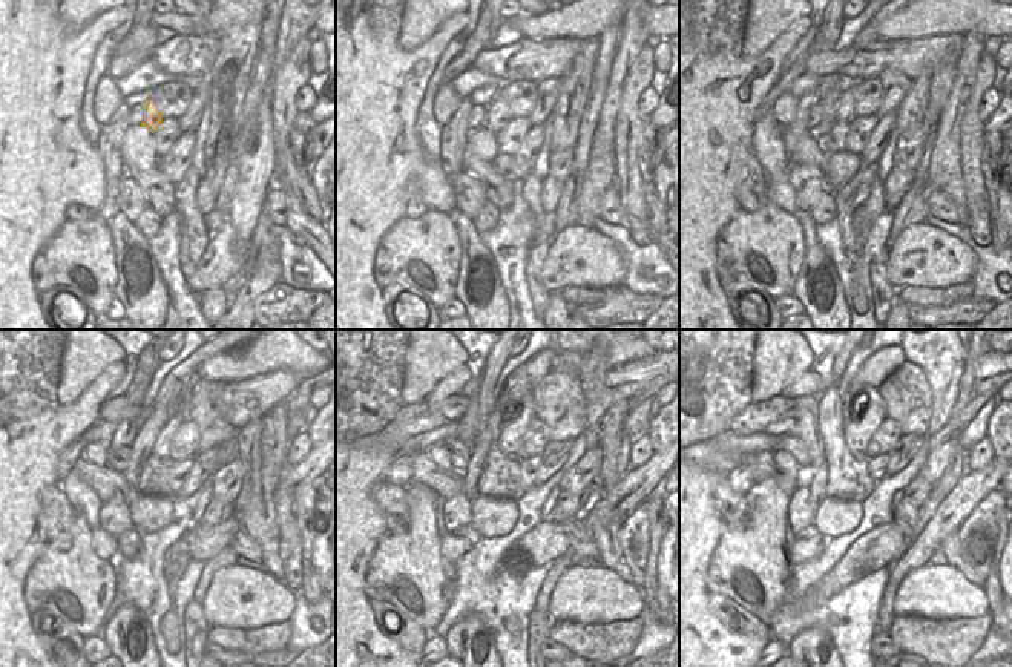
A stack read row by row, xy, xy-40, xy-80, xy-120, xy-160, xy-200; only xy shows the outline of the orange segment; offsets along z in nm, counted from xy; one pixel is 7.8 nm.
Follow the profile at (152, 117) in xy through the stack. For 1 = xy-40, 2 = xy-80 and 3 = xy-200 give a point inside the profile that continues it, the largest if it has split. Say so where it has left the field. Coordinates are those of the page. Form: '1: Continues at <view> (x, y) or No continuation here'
1: Continues at xy-40 (497, 109)
2: Continues at xy-80 (847, 108)
3: Continues at xy-200 (864, 411)

